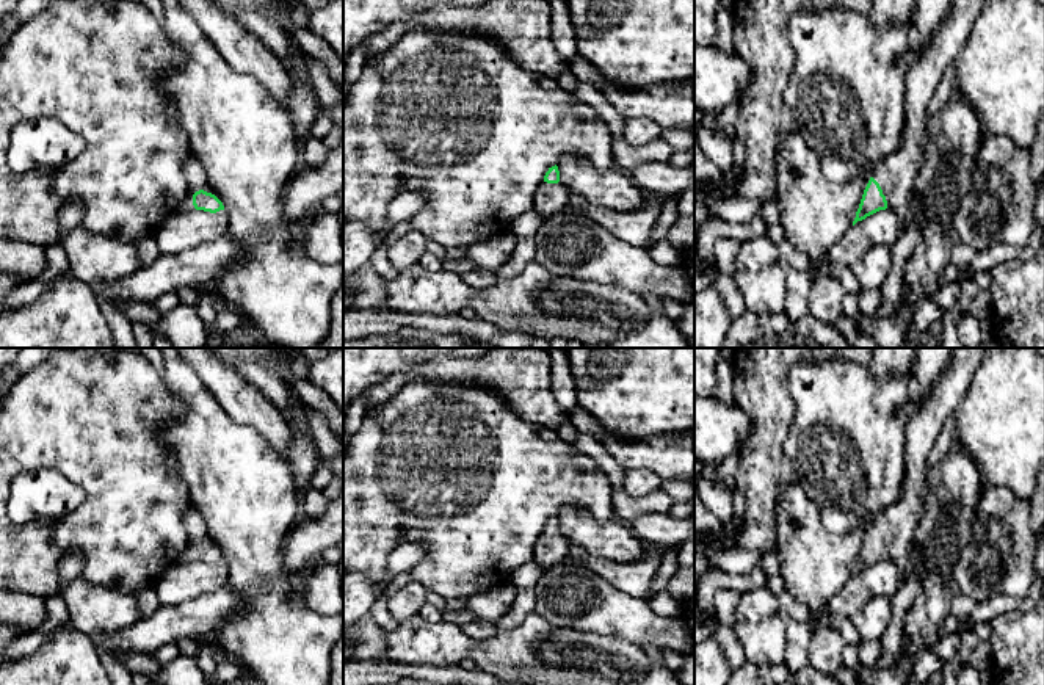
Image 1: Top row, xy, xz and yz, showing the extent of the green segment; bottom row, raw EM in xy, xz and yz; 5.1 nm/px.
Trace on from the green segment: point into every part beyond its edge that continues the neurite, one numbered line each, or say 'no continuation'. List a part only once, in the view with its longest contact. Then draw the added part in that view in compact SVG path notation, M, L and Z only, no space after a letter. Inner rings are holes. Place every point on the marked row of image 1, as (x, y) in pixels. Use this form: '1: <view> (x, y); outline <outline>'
1: xy (195, 173); outline M190 155L185 160L185 177L187 177L188 187L190 187L190 196L188 196L182 212L191 212L191 210L194 210L193 194L199 190L204 190L204 191L213 194L213 190L205 176L205 169L193 155Z

